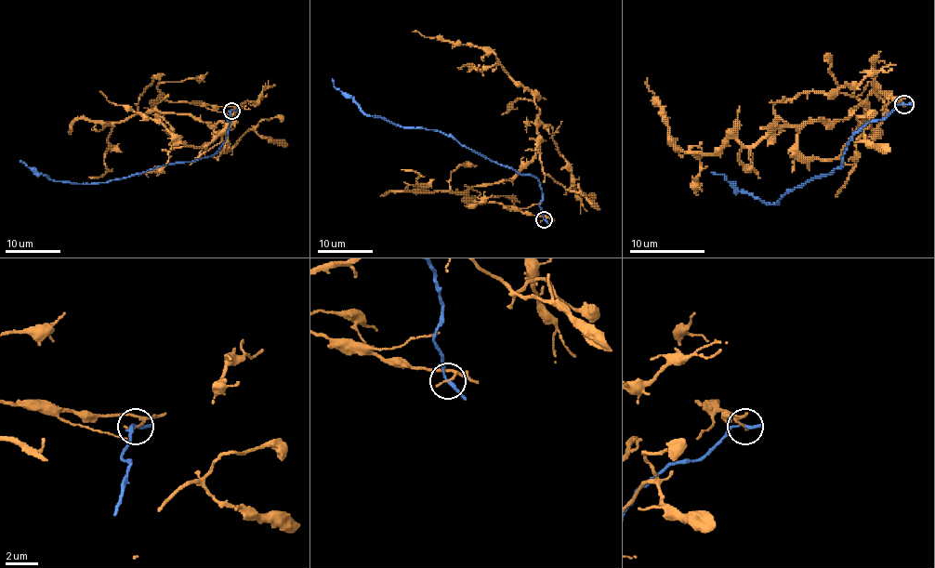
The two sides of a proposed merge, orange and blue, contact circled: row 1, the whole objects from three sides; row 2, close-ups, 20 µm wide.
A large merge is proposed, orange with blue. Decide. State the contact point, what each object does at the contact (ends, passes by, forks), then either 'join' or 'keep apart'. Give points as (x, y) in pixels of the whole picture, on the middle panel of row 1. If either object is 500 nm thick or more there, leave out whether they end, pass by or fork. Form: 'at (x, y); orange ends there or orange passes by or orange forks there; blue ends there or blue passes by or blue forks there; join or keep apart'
at (544, 219); orange passes by; blue passes by; keep apart

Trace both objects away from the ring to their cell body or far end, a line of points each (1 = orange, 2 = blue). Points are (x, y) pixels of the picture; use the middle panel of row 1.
1: (545, 219), (467, 196), (474, 186), (510, 180), (532, 159), (537, 146), (532, 92), (492, 52), (412, 32)
2: (545, 219), (536, 178), (519, 174), (438, 131), (395, 125), (366, 114), (332, 78)

